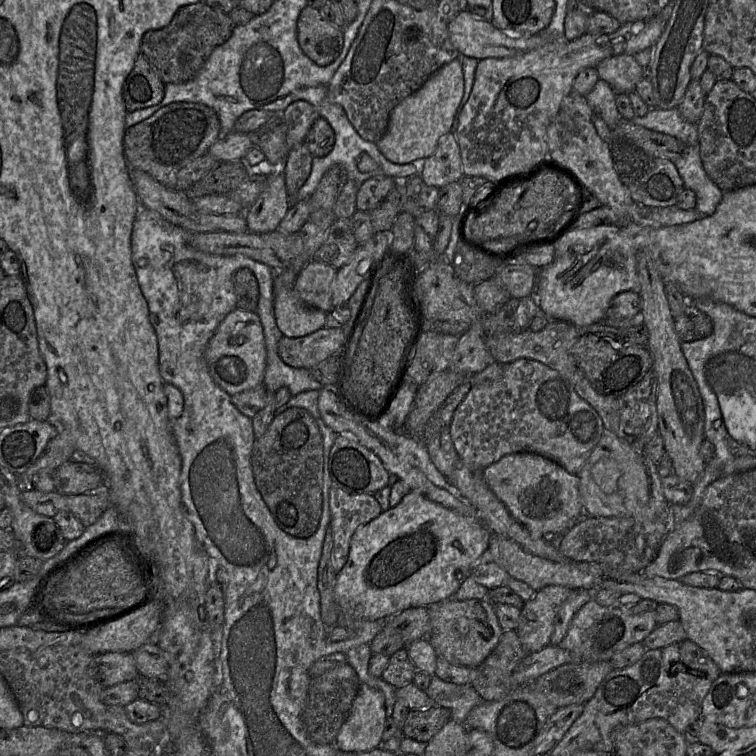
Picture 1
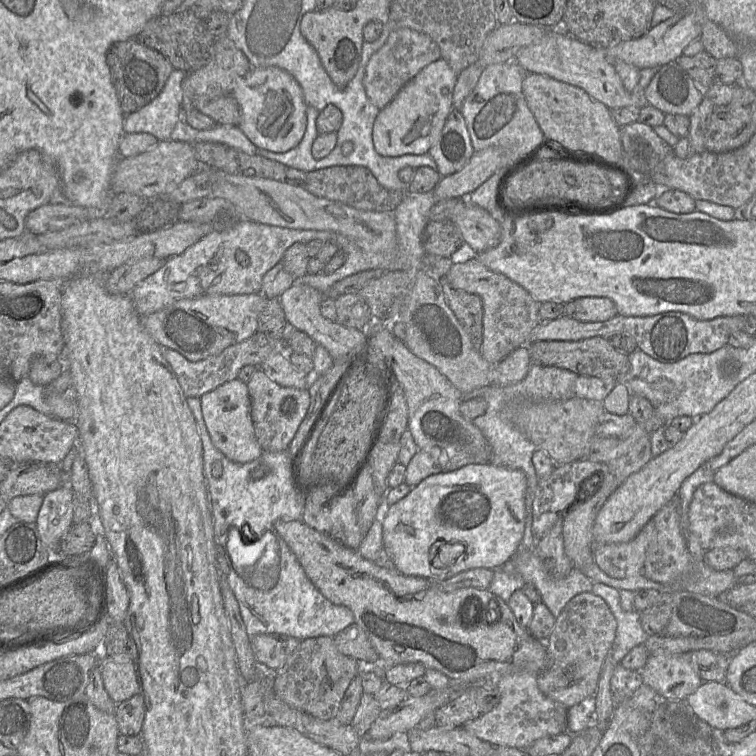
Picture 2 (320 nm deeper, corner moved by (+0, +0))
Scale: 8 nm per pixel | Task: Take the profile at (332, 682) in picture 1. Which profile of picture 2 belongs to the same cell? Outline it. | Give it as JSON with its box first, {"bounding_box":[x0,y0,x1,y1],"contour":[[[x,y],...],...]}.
{"bounding_box":[274,637,361,719],"contour":[[[333,637],[306,638],[300,641],[285,663],[276,669],[274,689],[277,696],[293,708],[319,719],[334,719],[346,689],[360,673],[361,667],[356,659],[337,649]]]}

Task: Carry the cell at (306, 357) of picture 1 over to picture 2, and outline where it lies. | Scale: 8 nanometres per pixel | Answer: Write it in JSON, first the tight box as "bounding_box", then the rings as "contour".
{"bounding_box":[161,331,275,398],"contour":[[[257,331],[248,339],[227,347],[220,354],[200,361],[189,361],[179,352],[168,347],[161,347],[161,352],[176,376],[186,398],[201,398],[205,393],[236,379],[239,371],[244,366],[253,365],[259,367],[274,349],[275,343],[262,332]]]}

